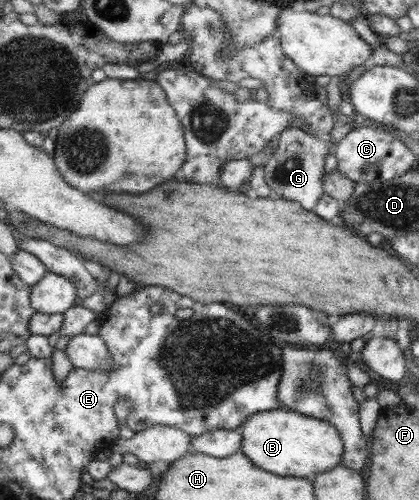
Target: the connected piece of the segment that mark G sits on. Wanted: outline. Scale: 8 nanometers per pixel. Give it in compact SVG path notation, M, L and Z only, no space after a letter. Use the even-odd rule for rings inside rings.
M292 127L283 130L278 135L276 150L263 166L263 181L269 188L272 197L296 201L305 211L312 211L316 202L325 192L322 189L322 176L324 176L324 158L332 154L329 138L314 137Z

